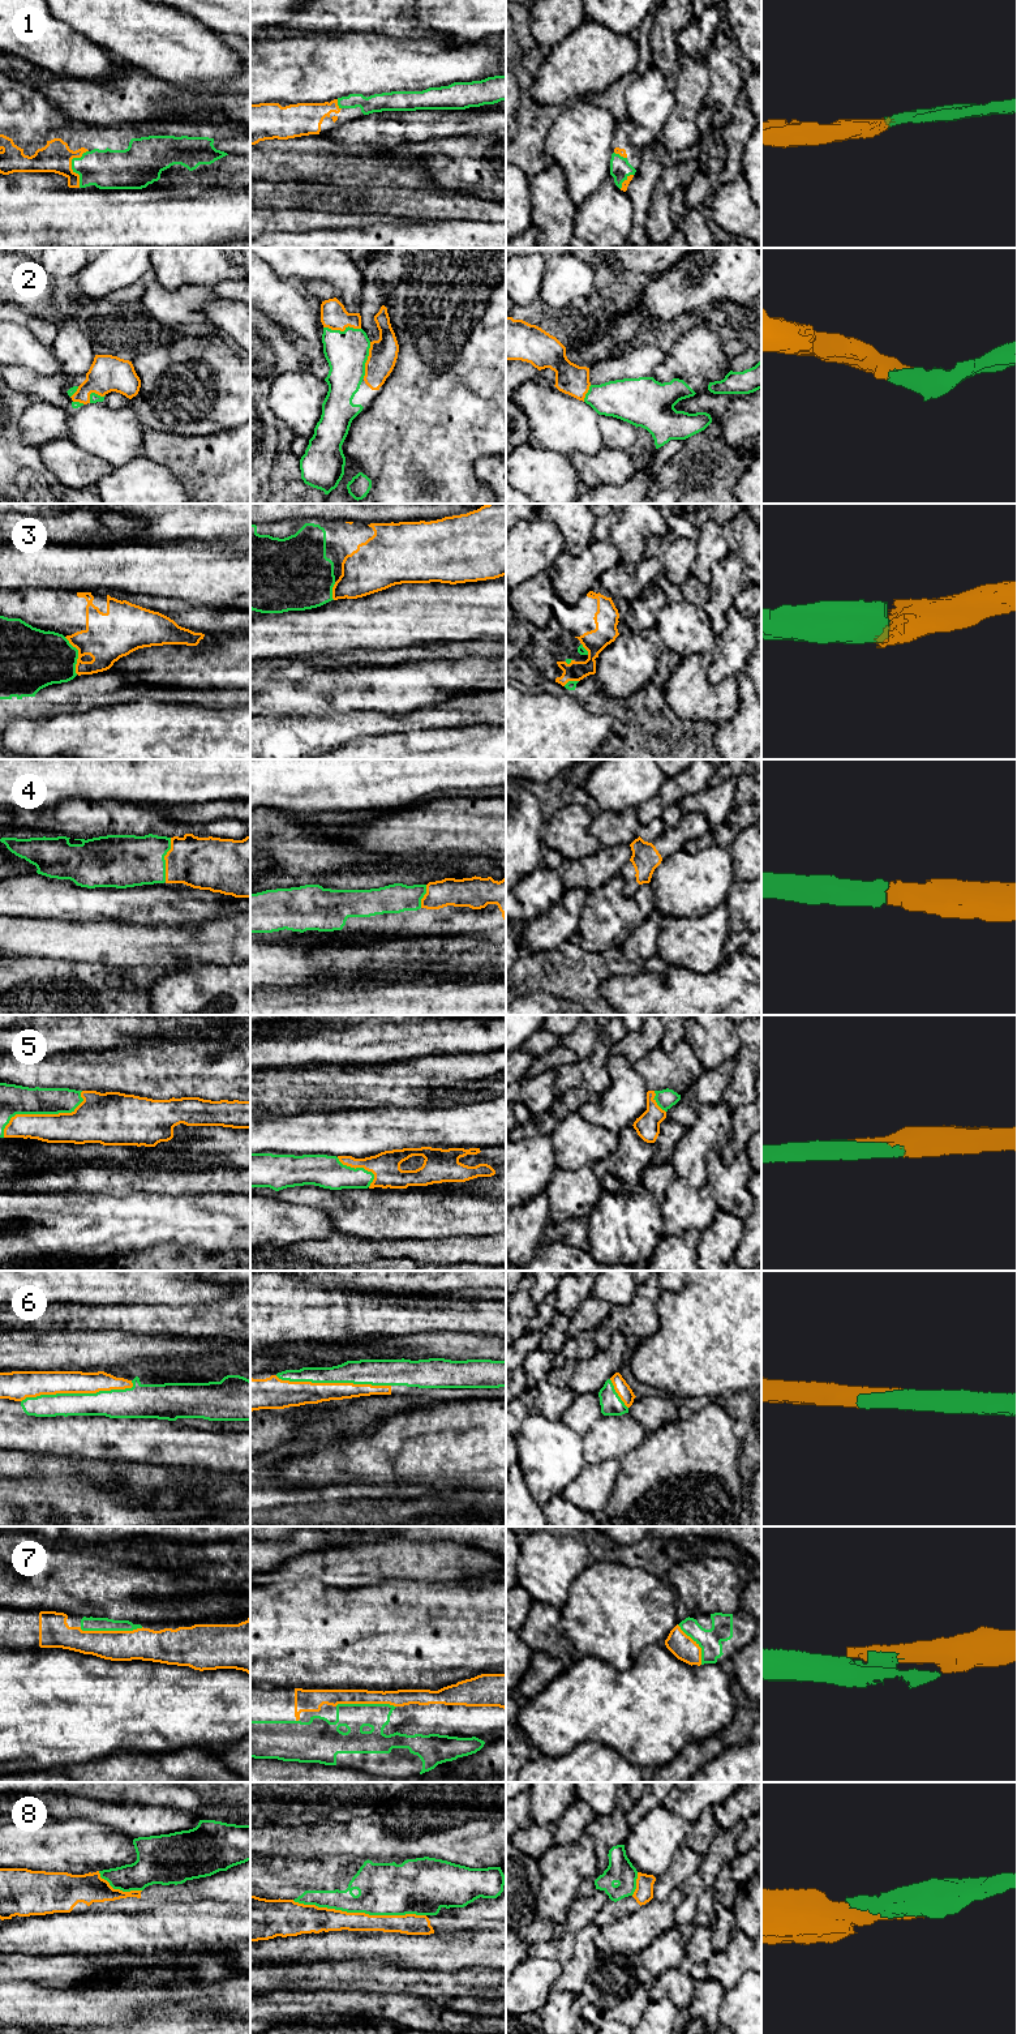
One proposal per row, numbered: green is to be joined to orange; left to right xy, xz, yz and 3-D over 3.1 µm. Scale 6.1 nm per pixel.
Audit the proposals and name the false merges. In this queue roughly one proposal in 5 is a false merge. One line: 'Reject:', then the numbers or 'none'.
Reject: 8

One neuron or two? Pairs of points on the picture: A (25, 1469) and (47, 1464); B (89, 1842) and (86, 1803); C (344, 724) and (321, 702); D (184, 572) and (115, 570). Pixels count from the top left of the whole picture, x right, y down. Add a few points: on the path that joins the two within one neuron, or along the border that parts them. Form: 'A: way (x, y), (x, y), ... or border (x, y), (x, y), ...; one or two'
A: way (30, 1465), (42, 1465); one
B: border (56, 1819), (86, 1818), (98, 1823); two
C: border (363, 710), (342, 714), (301, 714); two
D: way (167, 570), (132, 570); one

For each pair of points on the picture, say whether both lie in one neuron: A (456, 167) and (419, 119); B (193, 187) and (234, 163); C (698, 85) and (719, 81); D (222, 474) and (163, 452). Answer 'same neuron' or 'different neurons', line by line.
A: different neurons
B: same neuron
C: different neurons
D: same neuron

